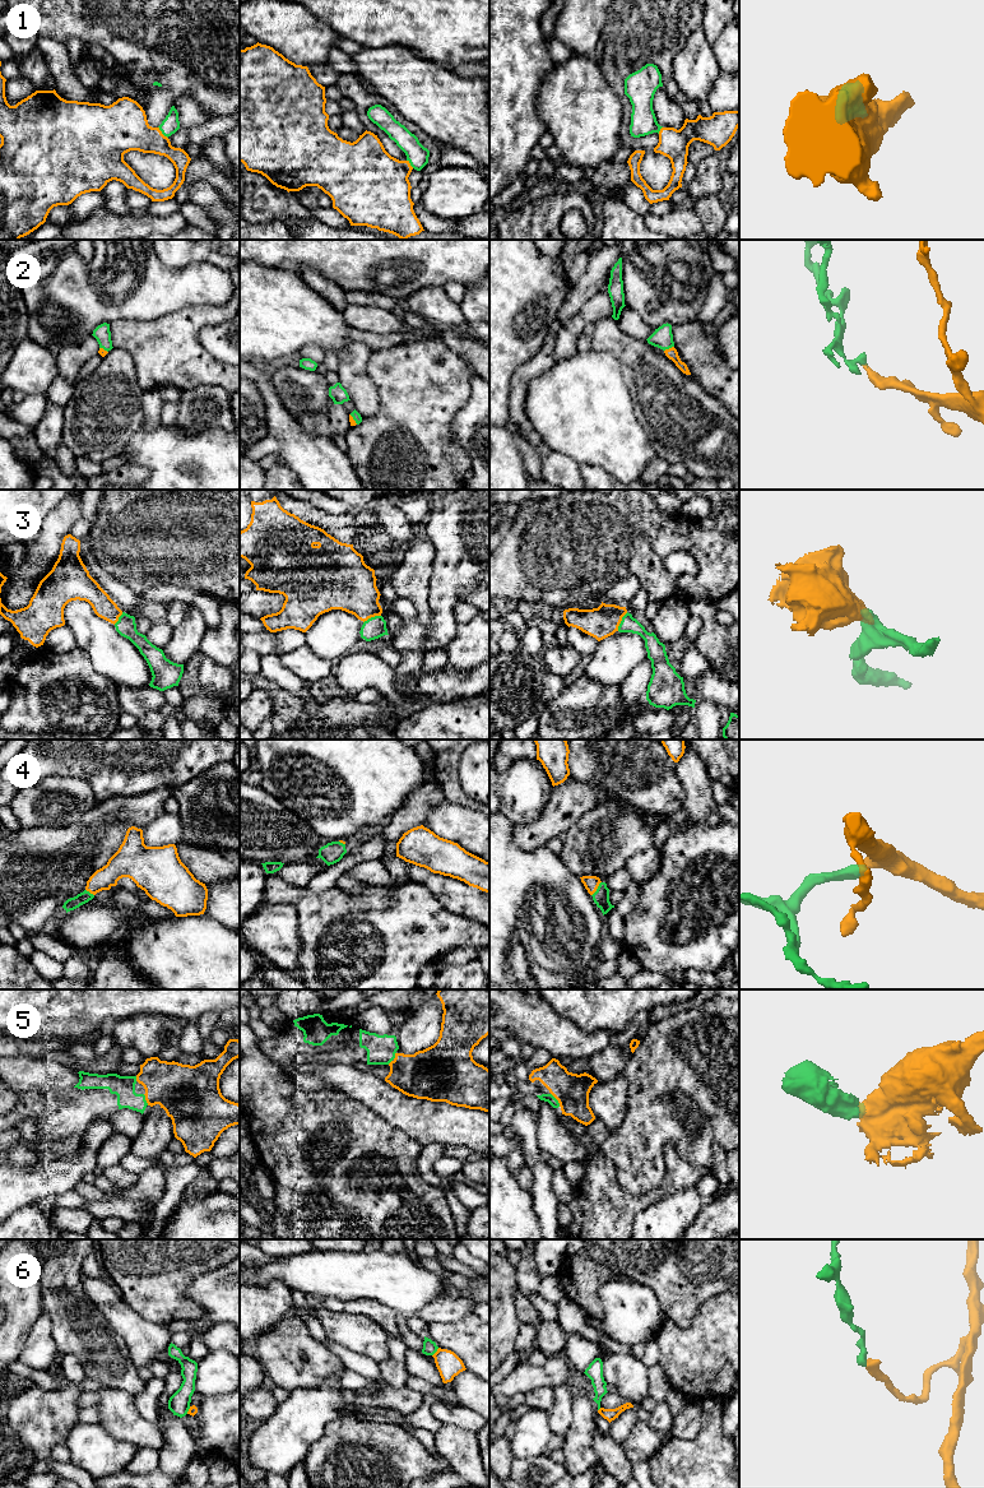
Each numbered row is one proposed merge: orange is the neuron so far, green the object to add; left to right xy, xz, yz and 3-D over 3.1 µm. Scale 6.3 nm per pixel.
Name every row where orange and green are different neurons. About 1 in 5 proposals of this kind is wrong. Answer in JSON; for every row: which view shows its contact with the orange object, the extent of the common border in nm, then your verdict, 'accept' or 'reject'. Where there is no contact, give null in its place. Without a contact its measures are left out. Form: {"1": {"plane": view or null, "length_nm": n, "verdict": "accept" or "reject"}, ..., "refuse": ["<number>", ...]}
{"1": {"plane": "xy", "length_nm": 100, "verdict": "accept"}, "2": {"plane": "yz", "length_nm": 70, "verdict": "accept"}, "3": {"plane": "yz", "length_nm": 140, "verdict": "accept"}, "4": {"plane": "yz", "length_nm": 110, "verdict": "accept"}, "5": {"plane": "yz", "length_nm": 110, "verdict": "accept"}, "6": {"plane": "xz", "length_nm": 70, "verdict": "reject"}, "refuse": ["6"]}

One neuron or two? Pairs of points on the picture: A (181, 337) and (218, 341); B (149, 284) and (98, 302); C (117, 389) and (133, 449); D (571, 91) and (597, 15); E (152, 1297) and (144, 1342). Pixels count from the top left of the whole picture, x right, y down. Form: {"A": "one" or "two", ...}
{"A": "two", "B": "one", "C": "two", "D": "two", "E": "two"}

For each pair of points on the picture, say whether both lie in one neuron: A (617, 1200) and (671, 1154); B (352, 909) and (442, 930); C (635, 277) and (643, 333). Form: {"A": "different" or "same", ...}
{"A": "same", "B": "same", "C": "different"}

